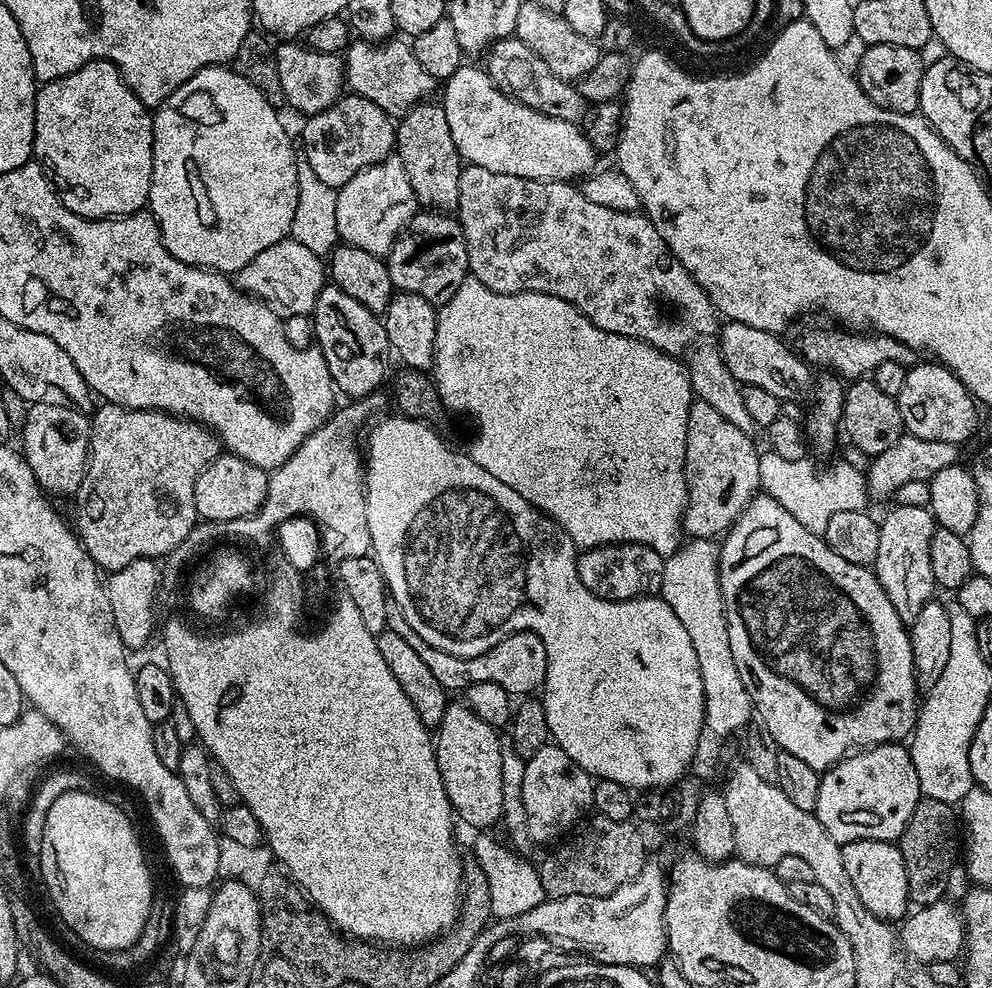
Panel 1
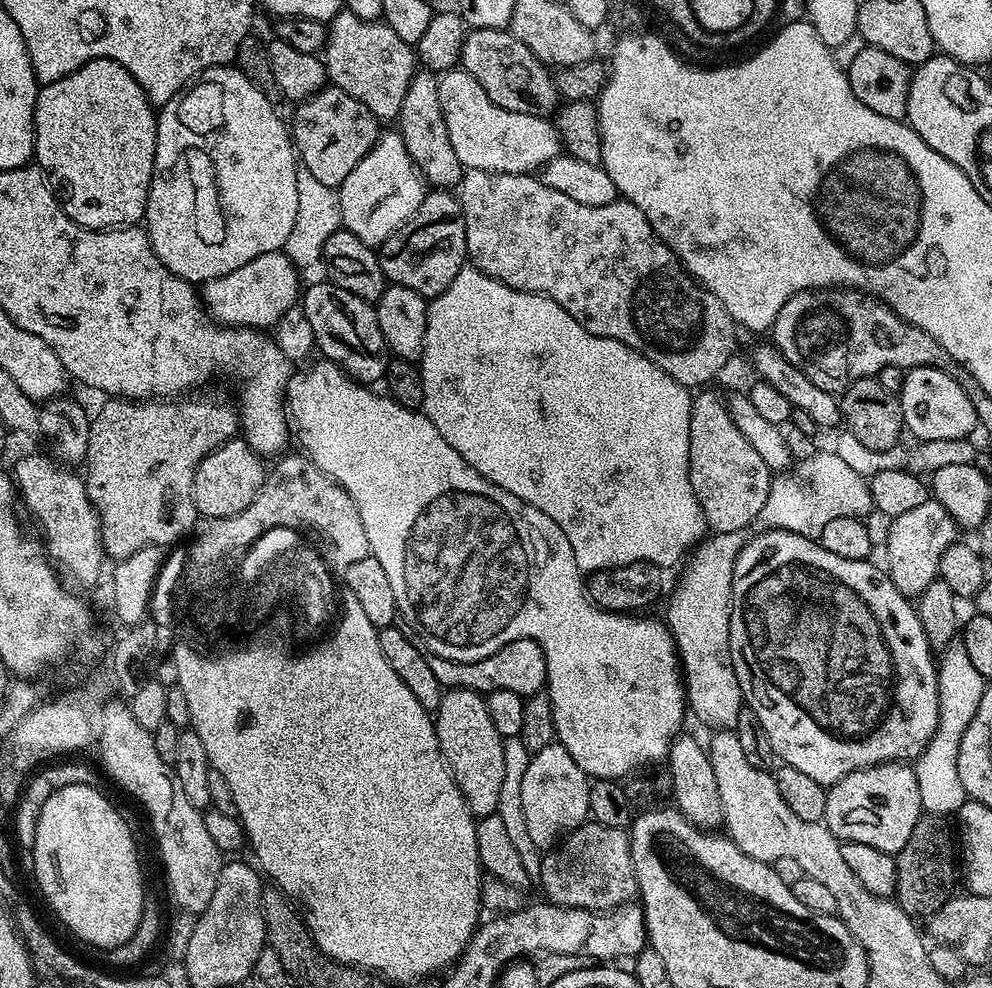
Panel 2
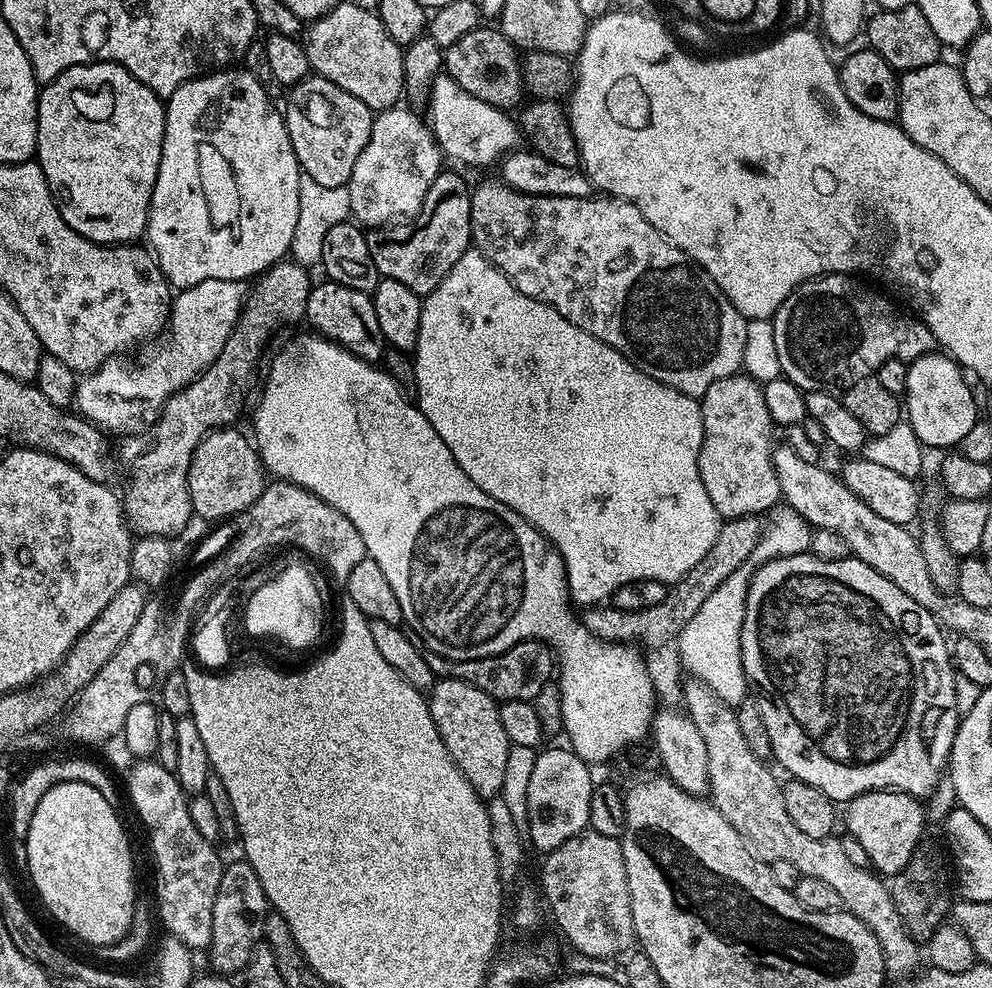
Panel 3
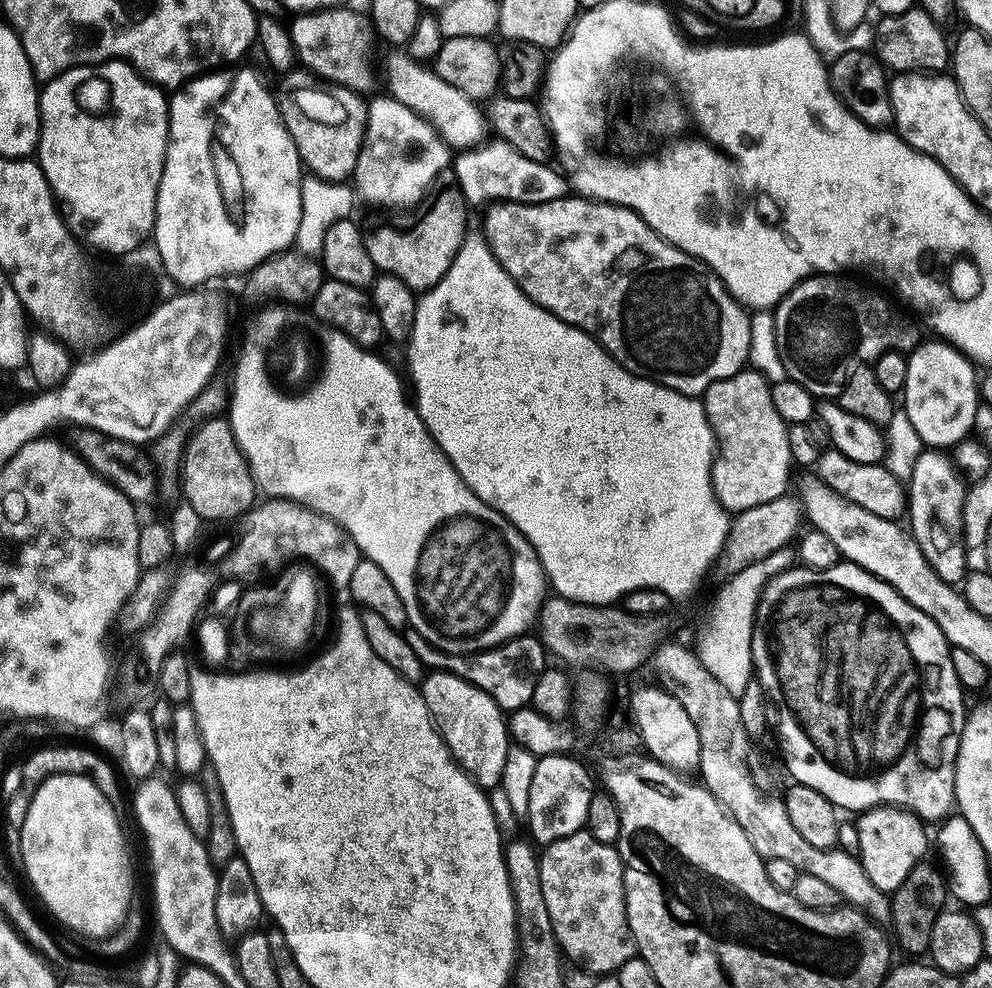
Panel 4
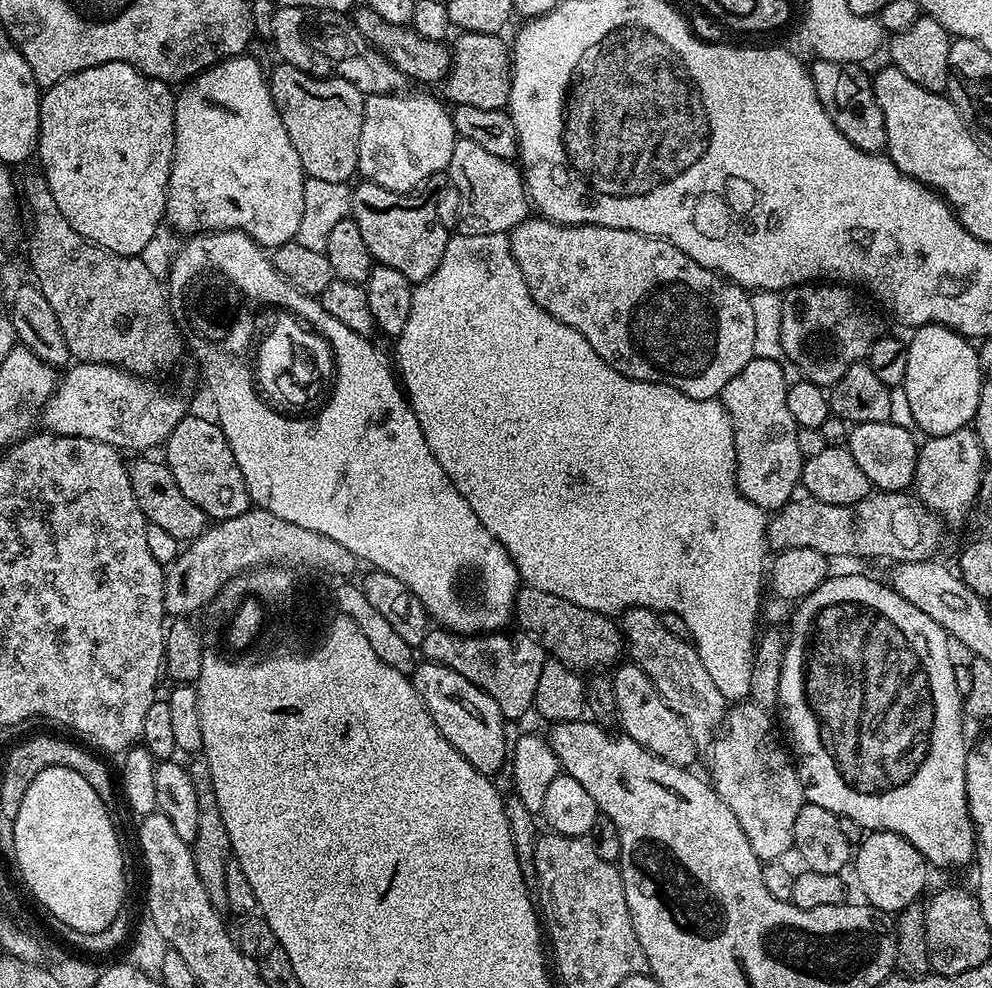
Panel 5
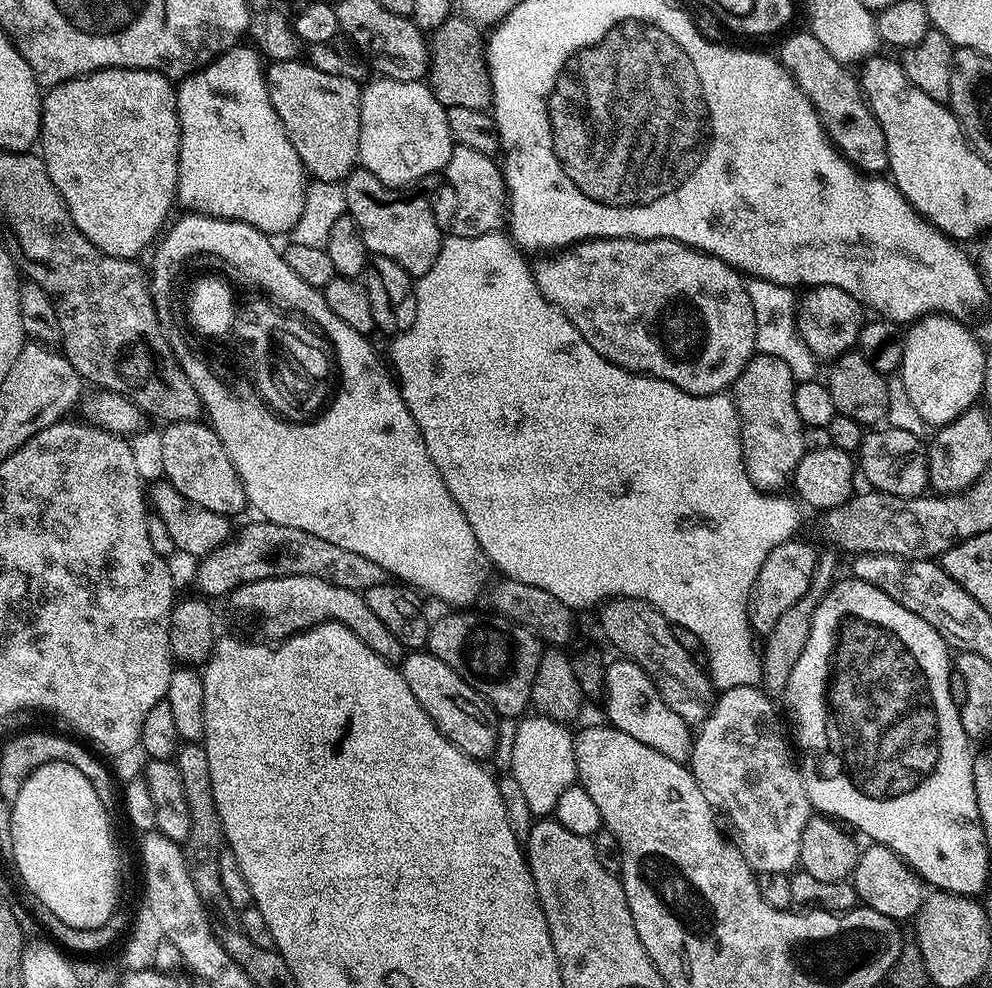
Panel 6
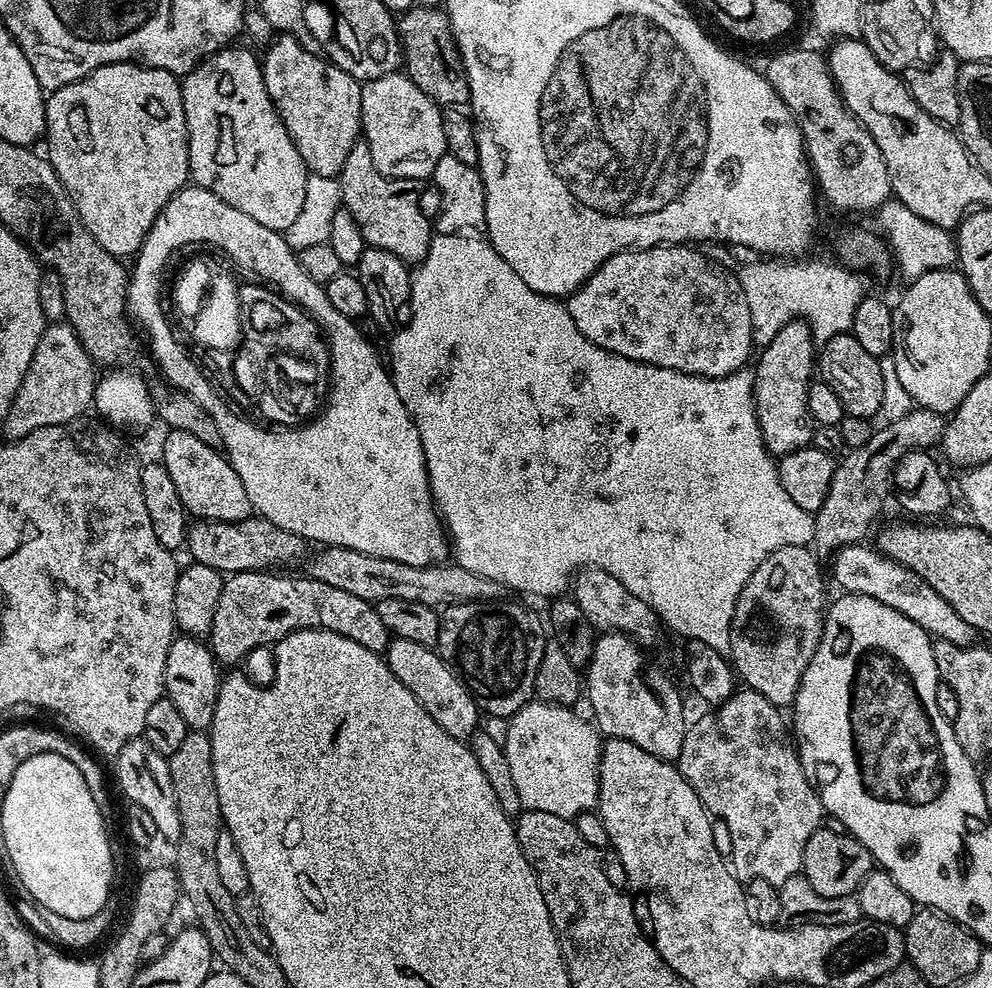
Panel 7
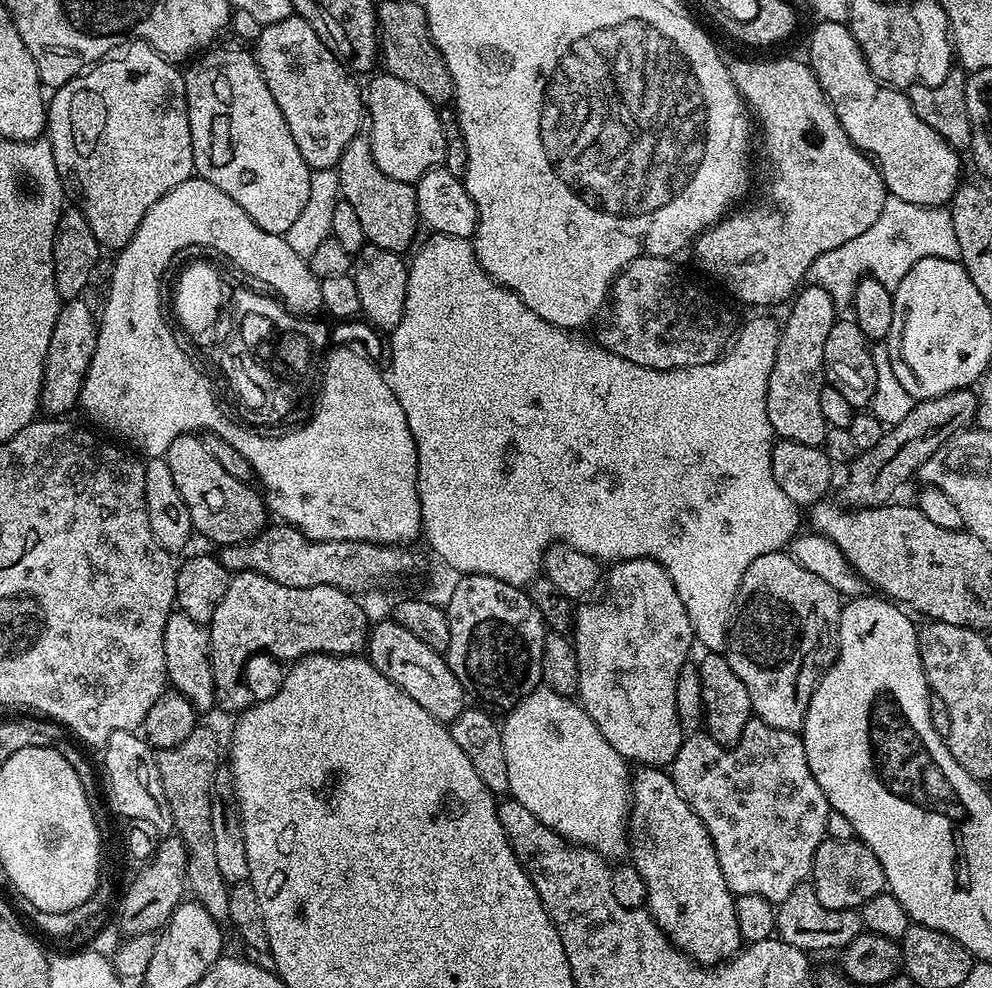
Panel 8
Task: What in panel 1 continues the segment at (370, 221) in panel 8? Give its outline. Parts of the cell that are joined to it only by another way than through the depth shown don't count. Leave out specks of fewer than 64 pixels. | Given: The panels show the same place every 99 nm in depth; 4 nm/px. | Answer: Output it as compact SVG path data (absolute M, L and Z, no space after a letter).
M431 210L413 215L386 257L393 289L422 294L422 298L434 306L445 304L454 298L454 294L458 294L458 286L462 286L462 282L470 276L468 243L461 221L451 219L454 219L451 215L437 214Z

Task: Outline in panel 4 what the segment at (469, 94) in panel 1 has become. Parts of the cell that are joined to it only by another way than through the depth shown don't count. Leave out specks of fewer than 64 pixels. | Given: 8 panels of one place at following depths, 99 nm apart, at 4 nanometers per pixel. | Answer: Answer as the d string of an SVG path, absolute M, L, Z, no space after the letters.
M392 50L384 60L384 80L388 83L387 95L402 102L419 116L423 116L440 133L440 137L452 150L471 148L485 139L486 118L478 109L477 101L472 100L462 90L442 82L438 74L419 60L413 60L404 50Z

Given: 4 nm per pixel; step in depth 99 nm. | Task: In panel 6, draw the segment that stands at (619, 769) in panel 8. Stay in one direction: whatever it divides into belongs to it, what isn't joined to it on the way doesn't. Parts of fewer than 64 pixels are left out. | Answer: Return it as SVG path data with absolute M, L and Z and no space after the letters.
M528 714L517 724L520 725L517 726L516 733L512 736L512 768L510 768L510 775L518 778L519 784L522 785L522 791L526 797L526 802L530 805L530 810L537 817L544 818L555 813L556 803L561 794L577 783L576 742L573 733L568 733L569 729L565 725L560 724L557 720L551 720L548 716Z

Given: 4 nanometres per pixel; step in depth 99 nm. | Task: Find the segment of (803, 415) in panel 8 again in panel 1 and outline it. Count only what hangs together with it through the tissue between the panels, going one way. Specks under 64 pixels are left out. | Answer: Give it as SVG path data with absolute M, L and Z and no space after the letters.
M693 399L688 415L688 437L684 455L684 479L688 481L688 497L684 505L682 528L698 540L720 538L746 510L752 497L761 491L760 457L752 445L753 437L738 430L734 422L726 422L714 406Z

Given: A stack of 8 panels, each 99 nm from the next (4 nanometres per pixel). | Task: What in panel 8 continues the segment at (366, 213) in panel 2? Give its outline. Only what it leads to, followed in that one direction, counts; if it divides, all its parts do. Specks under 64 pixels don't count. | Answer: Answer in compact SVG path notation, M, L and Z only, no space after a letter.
M387 74L373 75L369 82L368 88L366 84L366 112L370 117L372 115L372 128L370 127L370 135L372 137L372 153L374 154L374 162L378 166L378 170L382 170L382 174L386 174L390 178L394 178L398 182L406 182L415 185L416 181L422 179L431 168L443 165L444 162L444 135L442 134L442 126L440 125L440 114L437 105L426 98L426 94L422 94L422 90L414 90L414 86L410 86L410 82L402 82L402 78L394 78Z

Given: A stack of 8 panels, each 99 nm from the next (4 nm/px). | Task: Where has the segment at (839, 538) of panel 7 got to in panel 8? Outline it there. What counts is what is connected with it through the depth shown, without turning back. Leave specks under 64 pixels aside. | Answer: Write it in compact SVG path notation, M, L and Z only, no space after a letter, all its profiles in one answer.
M959 388L950 394L942 394L938 398L915 401L910 414L906 414L906 418L902 418L902 422L891 425L878 442L878 446L859 453L857 458L847 465L848 477L844 480L844 489L841 490L839 499L853 509L878 508L881 504L889 503L895 497L892 495L895 494L896 488L902 487L911 476L915 477L919 473L920 467L926 462L926 458L930 458L930 454L934 454L934 450L941 448L955 432L967 429L975 418L976 393L972 388Z

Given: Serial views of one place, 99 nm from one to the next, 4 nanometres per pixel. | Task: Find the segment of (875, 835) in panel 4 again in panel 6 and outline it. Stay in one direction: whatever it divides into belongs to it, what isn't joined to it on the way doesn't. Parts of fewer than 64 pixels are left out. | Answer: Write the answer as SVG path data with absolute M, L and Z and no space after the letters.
M869 843L860 853L850 883L856 888L856 899L870 910L878 910L886 918L897 922L911 921L918 914L926 895L926 885L908 864L884 844Z

